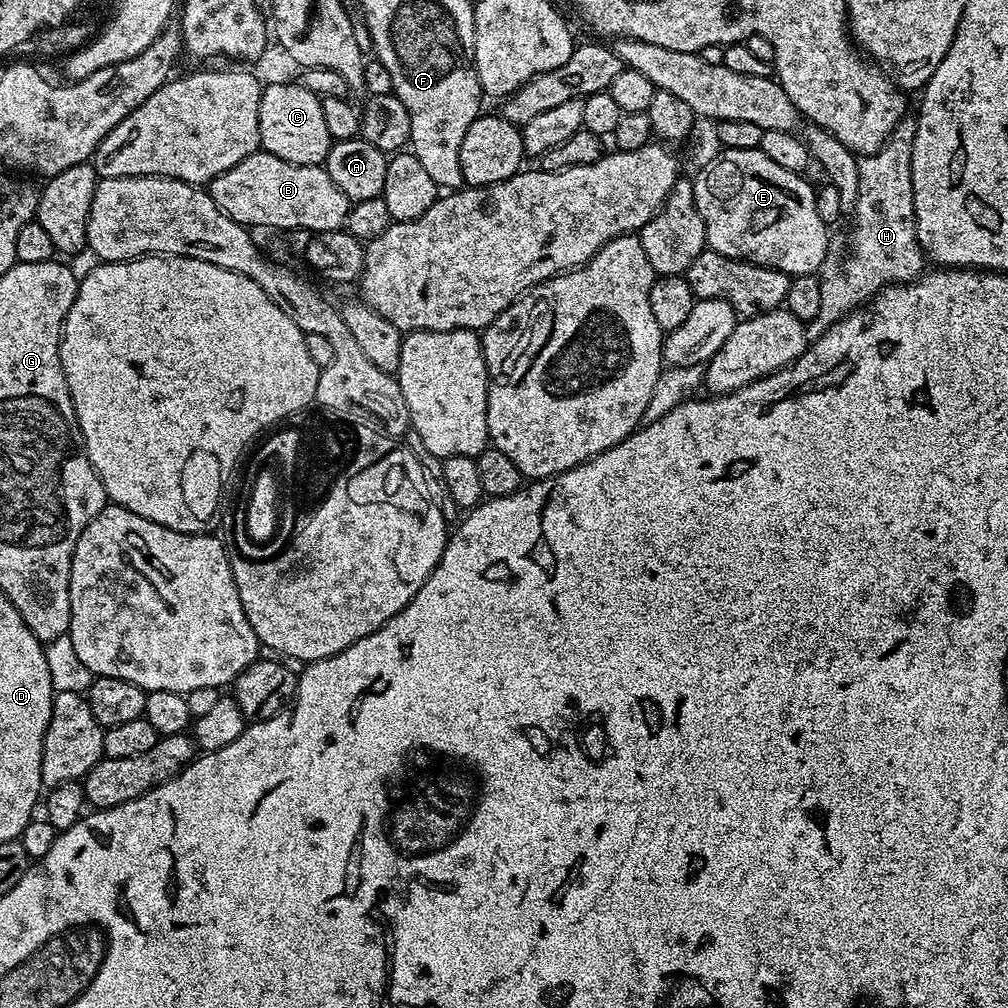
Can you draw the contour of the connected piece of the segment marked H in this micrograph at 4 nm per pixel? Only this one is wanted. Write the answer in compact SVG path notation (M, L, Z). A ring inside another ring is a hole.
M906 115L877 152L859 157L858 198L854 209L856 241L852 244L852 257L845 262L844 268L835 258L825 263L820 282L822 302L816 317L804 326L809 342L822 338L830 326L869 303L889 284L909 284L925 271L926 253L916 240L914 218L912 147L915 133L916 116Z

